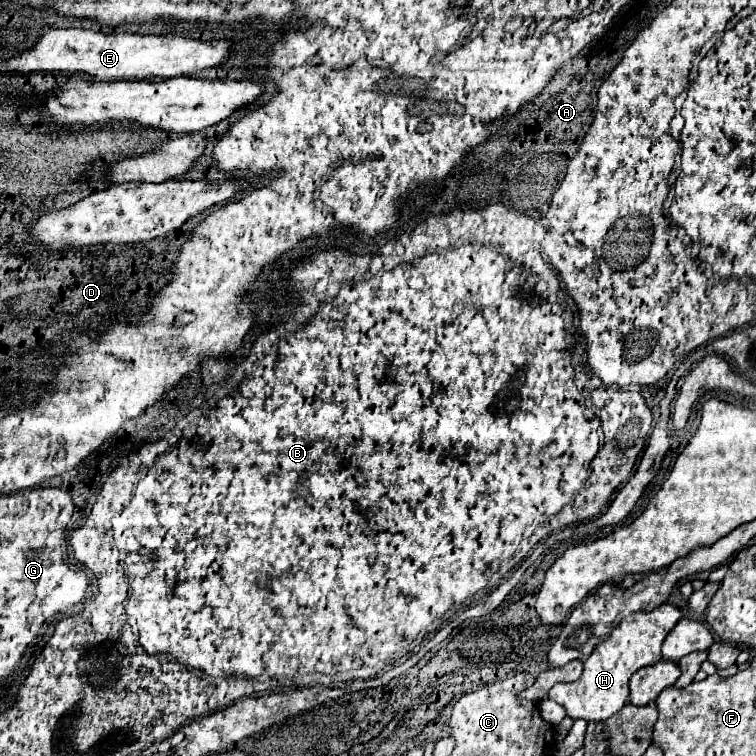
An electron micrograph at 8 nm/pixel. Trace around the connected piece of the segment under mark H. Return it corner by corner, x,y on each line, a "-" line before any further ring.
668,602
660,604
652,612
636,612
626,616
618,628
612,630
606,642
600,642
594,652
584,662
584,674
576,682
568,684
556,684
548,698
562,704
566,708
566,714
570,718
584,718
588,722
592,720
606,720
612,714
616,714
628,700
628,680
630,676
640,670
642,666
650,666
662,660
662,642
668,636
668,632
676,626
676,622
682,618
680,610

